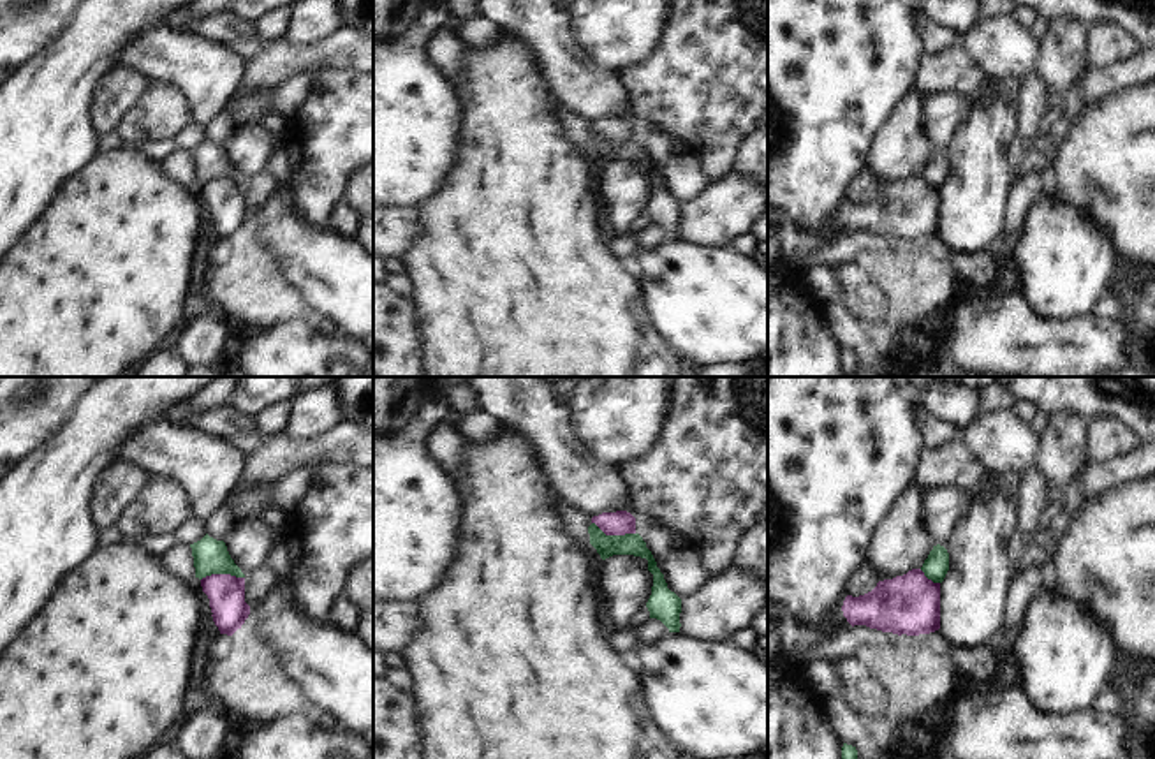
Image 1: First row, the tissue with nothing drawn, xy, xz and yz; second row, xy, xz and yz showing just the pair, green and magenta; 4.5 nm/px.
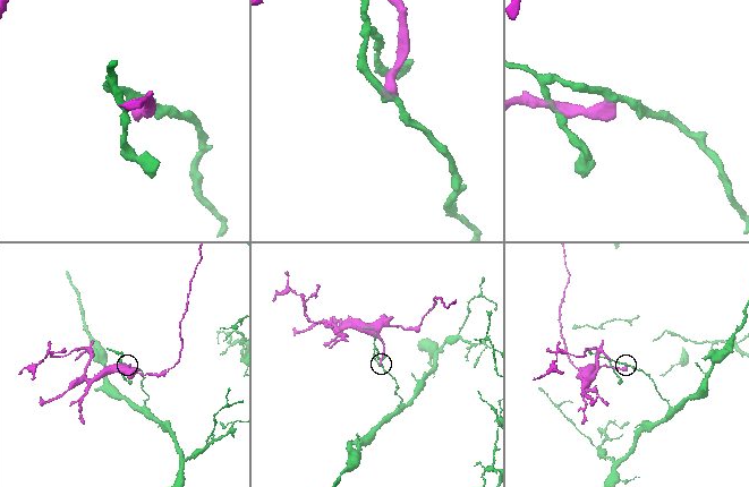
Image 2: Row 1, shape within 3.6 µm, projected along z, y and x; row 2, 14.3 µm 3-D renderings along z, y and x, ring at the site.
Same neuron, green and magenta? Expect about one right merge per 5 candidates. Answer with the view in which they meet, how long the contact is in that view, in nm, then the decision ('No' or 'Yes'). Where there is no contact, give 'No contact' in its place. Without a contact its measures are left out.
Touches green in xy. Shared border 200 nm. No

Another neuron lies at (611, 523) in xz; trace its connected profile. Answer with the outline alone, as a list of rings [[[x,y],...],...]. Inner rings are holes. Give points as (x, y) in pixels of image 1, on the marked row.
[[[627,511],[602,512],[592,518],[606,535],[636,534],[636,518]]]

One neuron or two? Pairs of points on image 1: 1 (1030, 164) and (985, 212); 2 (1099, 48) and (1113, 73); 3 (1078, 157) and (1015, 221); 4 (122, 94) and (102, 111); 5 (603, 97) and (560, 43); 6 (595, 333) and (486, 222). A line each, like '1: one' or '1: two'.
1: one
2: two
3: two
4: one
5: one
6: one

